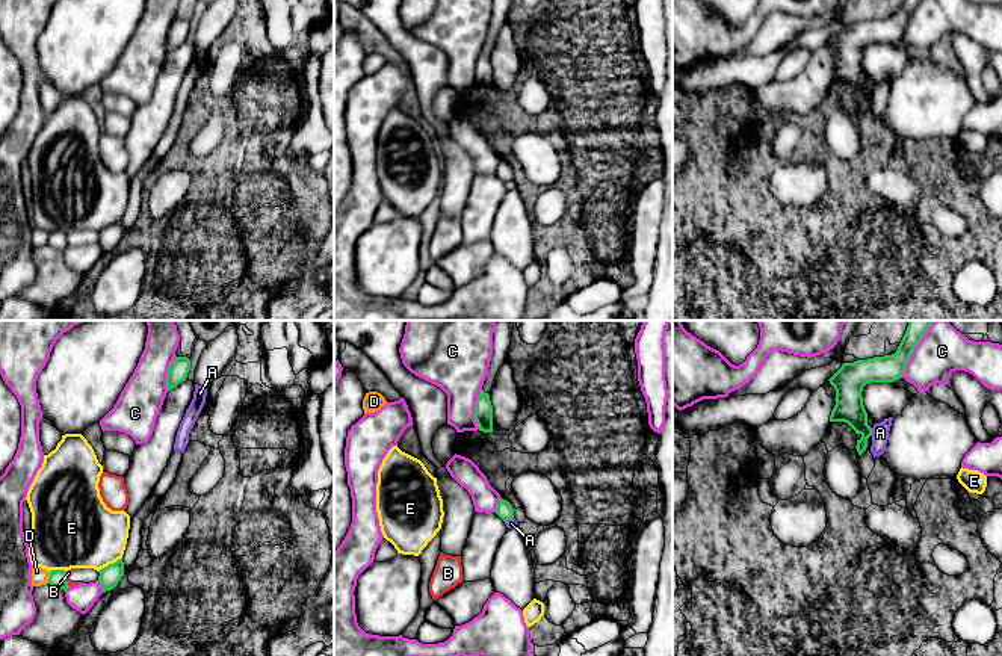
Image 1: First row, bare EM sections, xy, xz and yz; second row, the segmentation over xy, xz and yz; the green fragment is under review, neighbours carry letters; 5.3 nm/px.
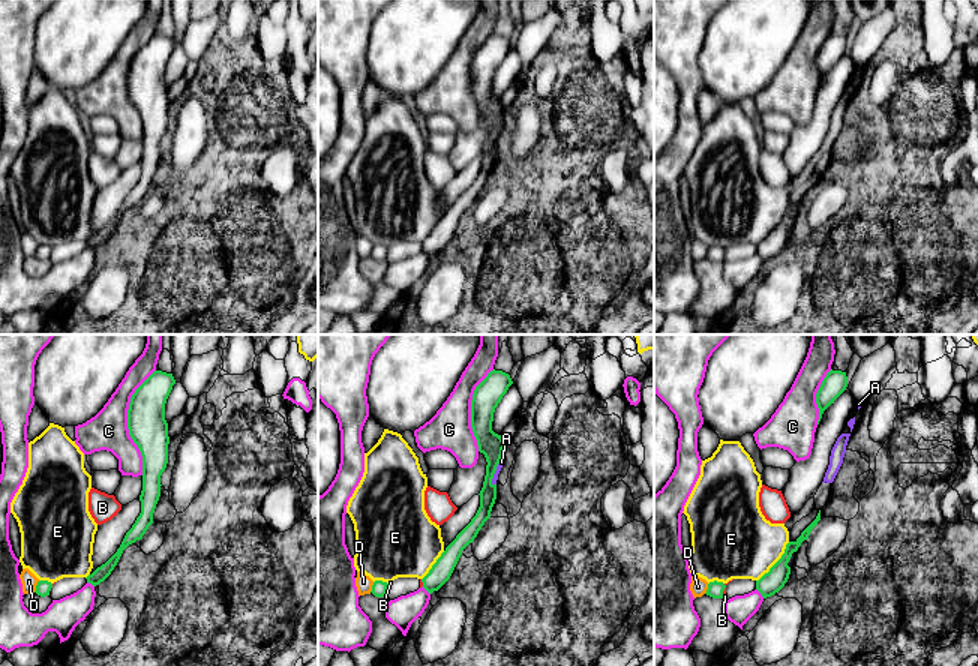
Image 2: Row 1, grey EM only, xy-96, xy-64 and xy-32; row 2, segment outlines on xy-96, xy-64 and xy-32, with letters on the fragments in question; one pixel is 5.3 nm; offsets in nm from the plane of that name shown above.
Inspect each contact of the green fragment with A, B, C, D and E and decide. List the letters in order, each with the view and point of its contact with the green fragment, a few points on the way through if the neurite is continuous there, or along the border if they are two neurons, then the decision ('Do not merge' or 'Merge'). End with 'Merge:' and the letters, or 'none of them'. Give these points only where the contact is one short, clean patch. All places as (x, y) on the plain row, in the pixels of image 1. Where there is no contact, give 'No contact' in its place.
A: Touches green at yz (871, 92). Do not merge
B: Touches green at xy (65, 241). Do not merge
C: Touches green at xz (475, 70). Do not merge
D: Touches green at xy (49, 239). Boundary: xy (50, 233), (47, 244). Do not merge
E: Touches green at xy (109, 225). Do not merge
Merge: none of them

